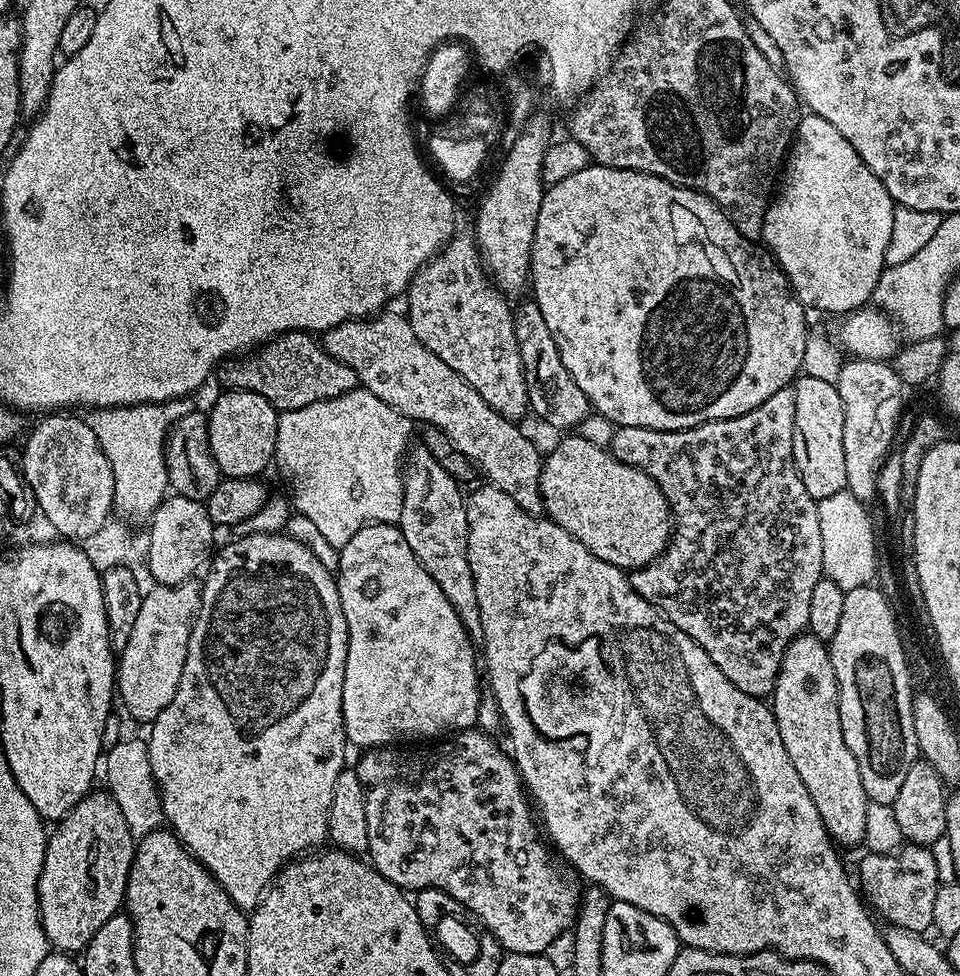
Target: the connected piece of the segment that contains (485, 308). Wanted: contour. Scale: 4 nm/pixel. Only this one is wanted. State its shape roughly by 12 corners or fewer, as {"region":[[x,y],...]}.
{"region":[[475,235],[408,283],[406,317],[495,412],[530,409],[514,312]]}

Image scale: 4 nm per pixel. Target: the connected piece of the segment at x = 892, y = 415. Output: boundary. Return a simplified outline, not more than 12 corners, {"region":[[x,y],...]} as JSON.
{"region":[[845,359],[846,489],[877,499],[904,408],[891,363]]}

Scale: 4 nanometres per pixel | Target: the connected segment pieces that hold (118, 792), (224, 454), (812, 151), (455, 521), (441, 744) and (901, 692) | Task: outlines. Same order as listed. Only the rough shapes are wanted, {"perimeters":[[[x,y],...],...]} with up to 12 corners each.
{"perimeters":[[[147,739],[102,756],[106,790],[139,838],[165,823]],[[224,390],[207,413],[225,477],[256,478],[276,454],[276,407]],[[804,114],[762,240],[805,309],[847,314],[884,273],[896,207]],[[423,446],[402,464],[400,533],[482,637],[466,496]],[[483,730],[367,749],[366,856],[505,953],[582,888]],[[844,593],[828,644],[842,738],[874,804],[916,763],[891,602]]]}

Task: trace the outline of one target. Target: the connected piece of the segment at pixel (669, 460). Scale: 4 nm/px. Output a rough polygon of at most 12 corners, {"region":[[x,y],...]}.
{"region":[[794,394],[614,458],[674,527],[631,573],[771,697],[824,576]]}

